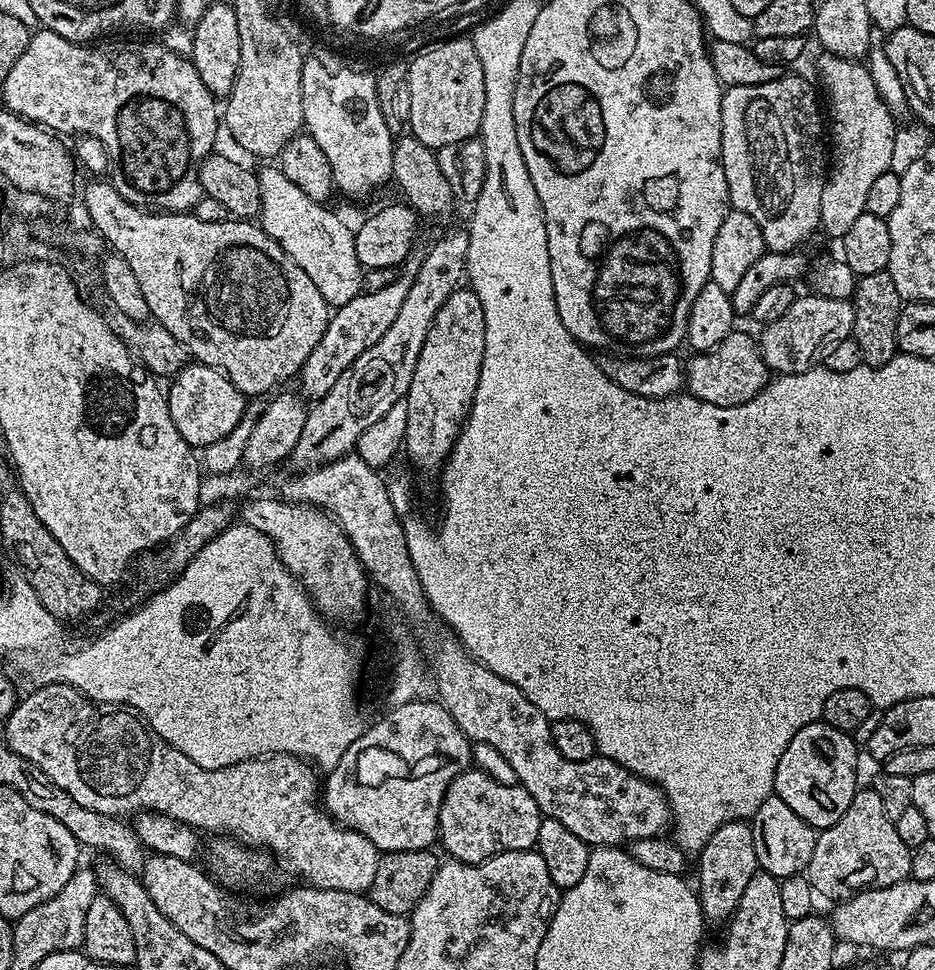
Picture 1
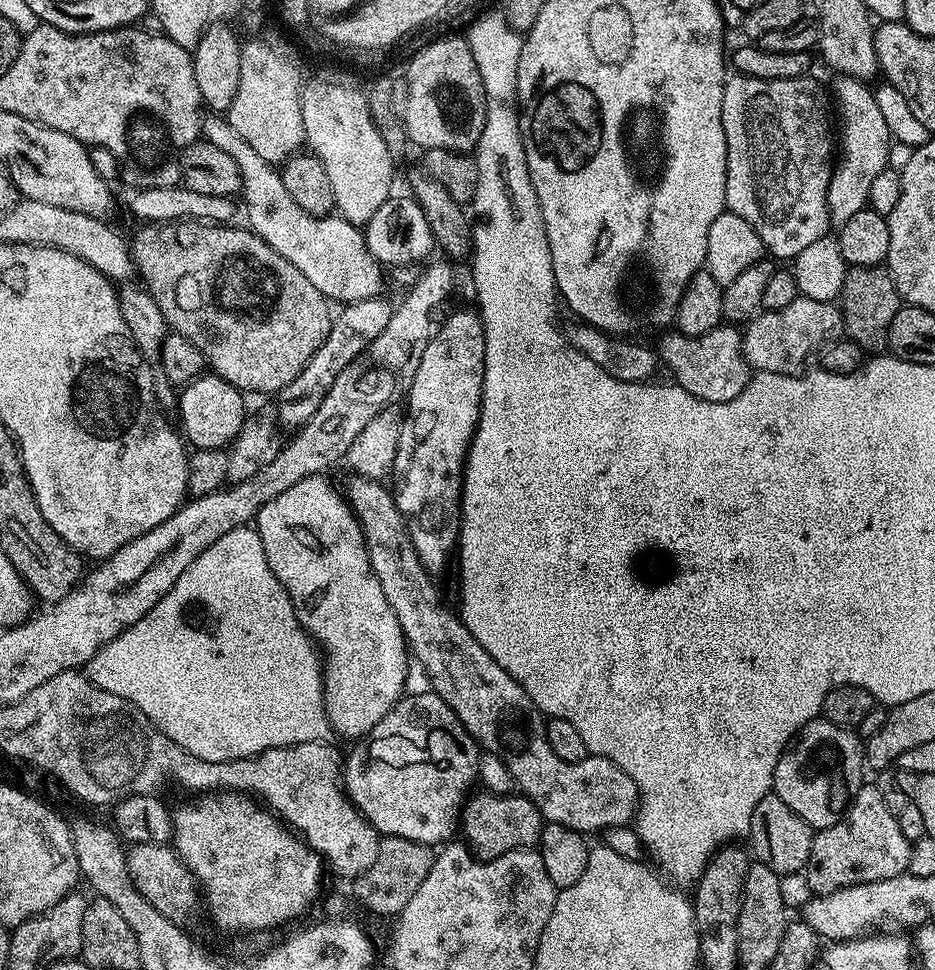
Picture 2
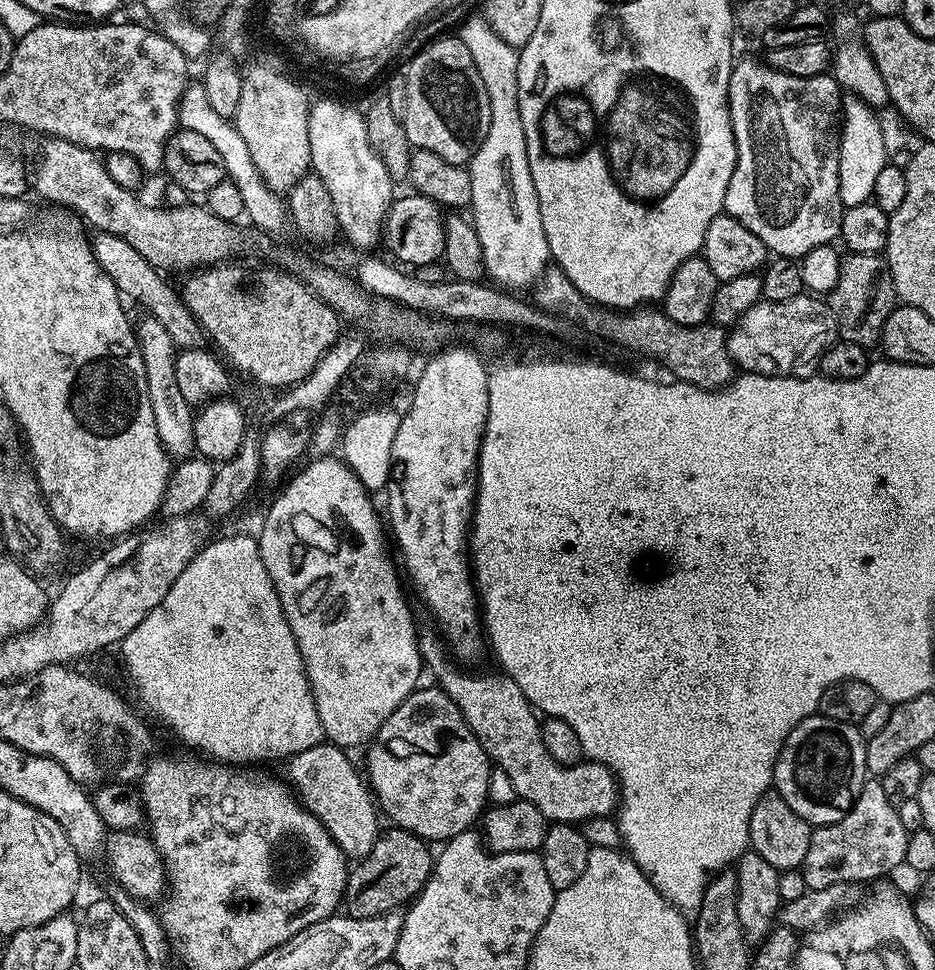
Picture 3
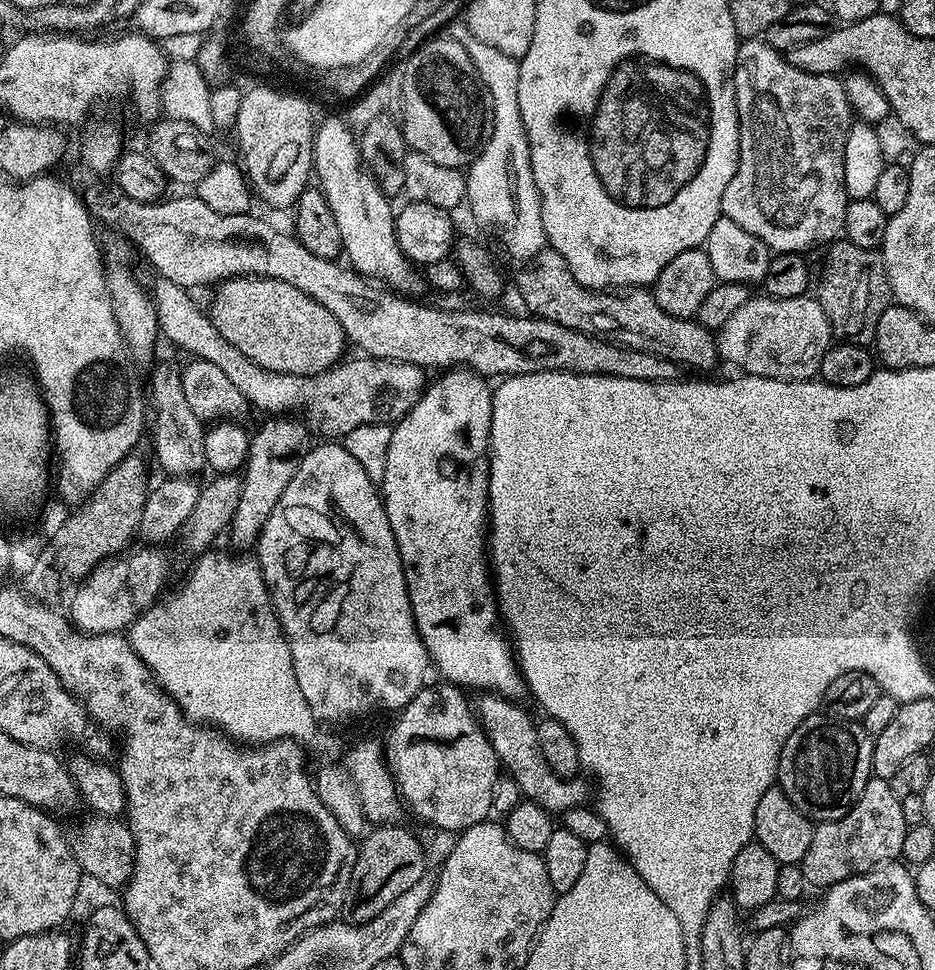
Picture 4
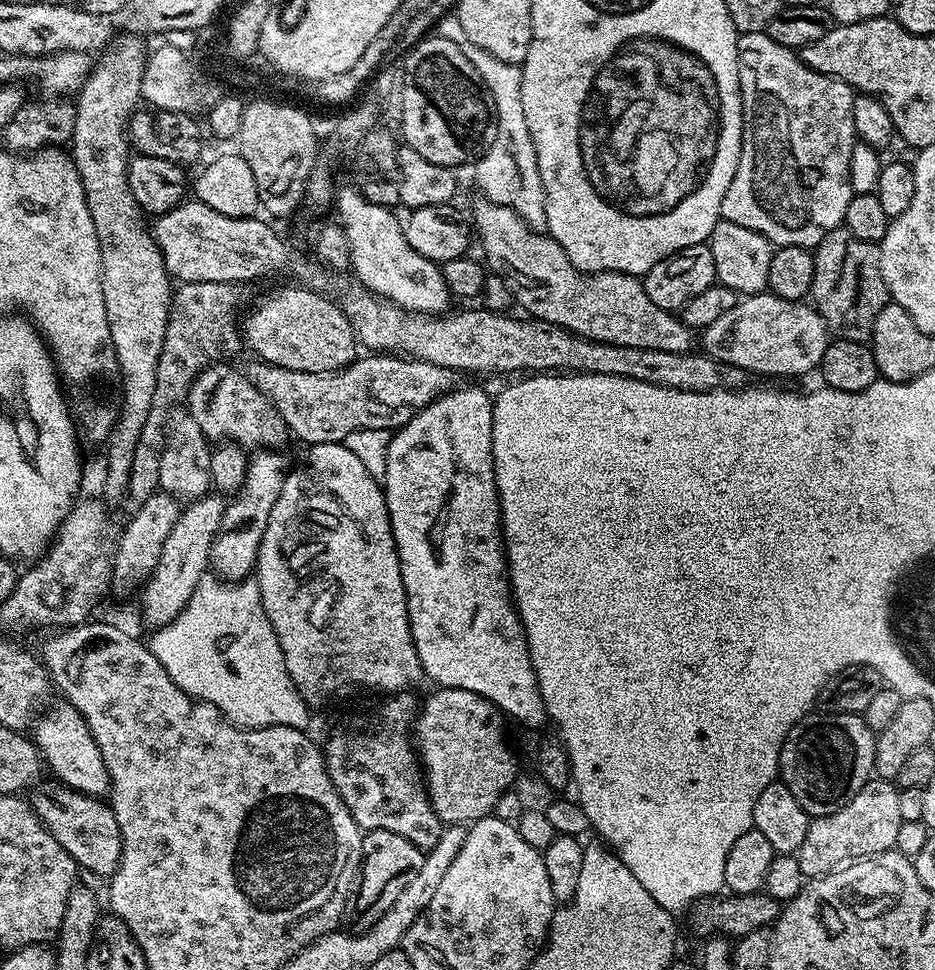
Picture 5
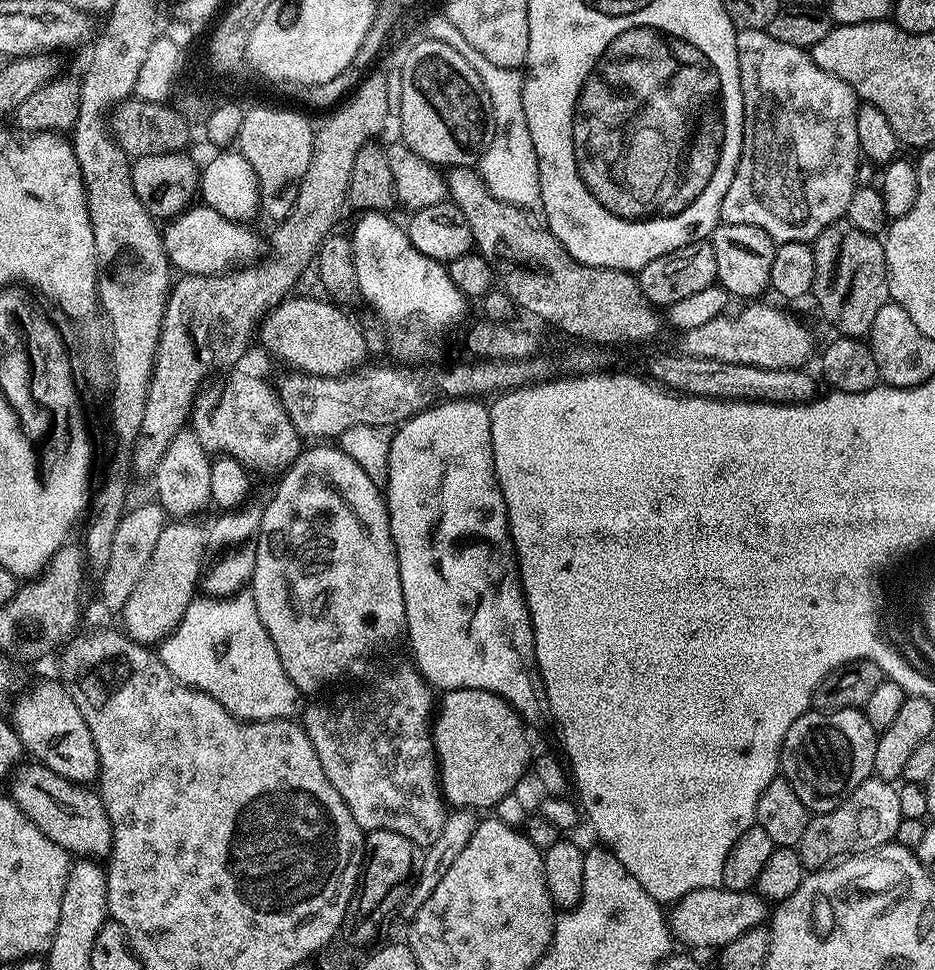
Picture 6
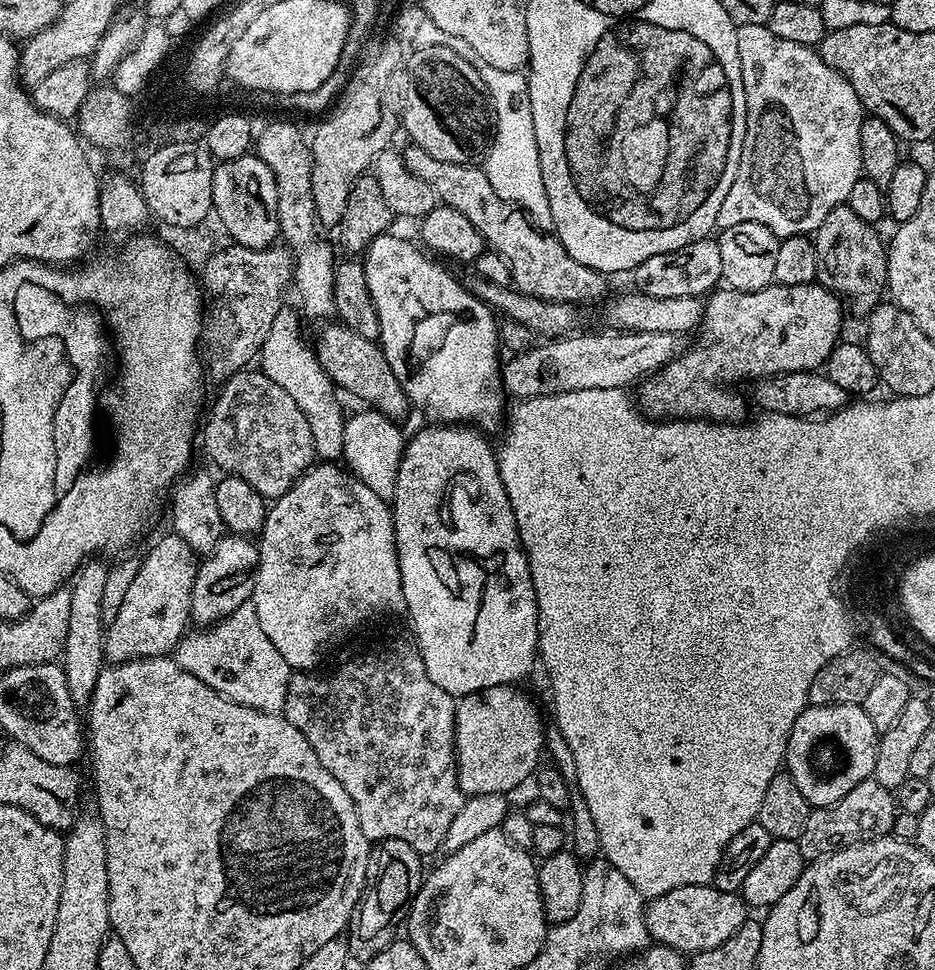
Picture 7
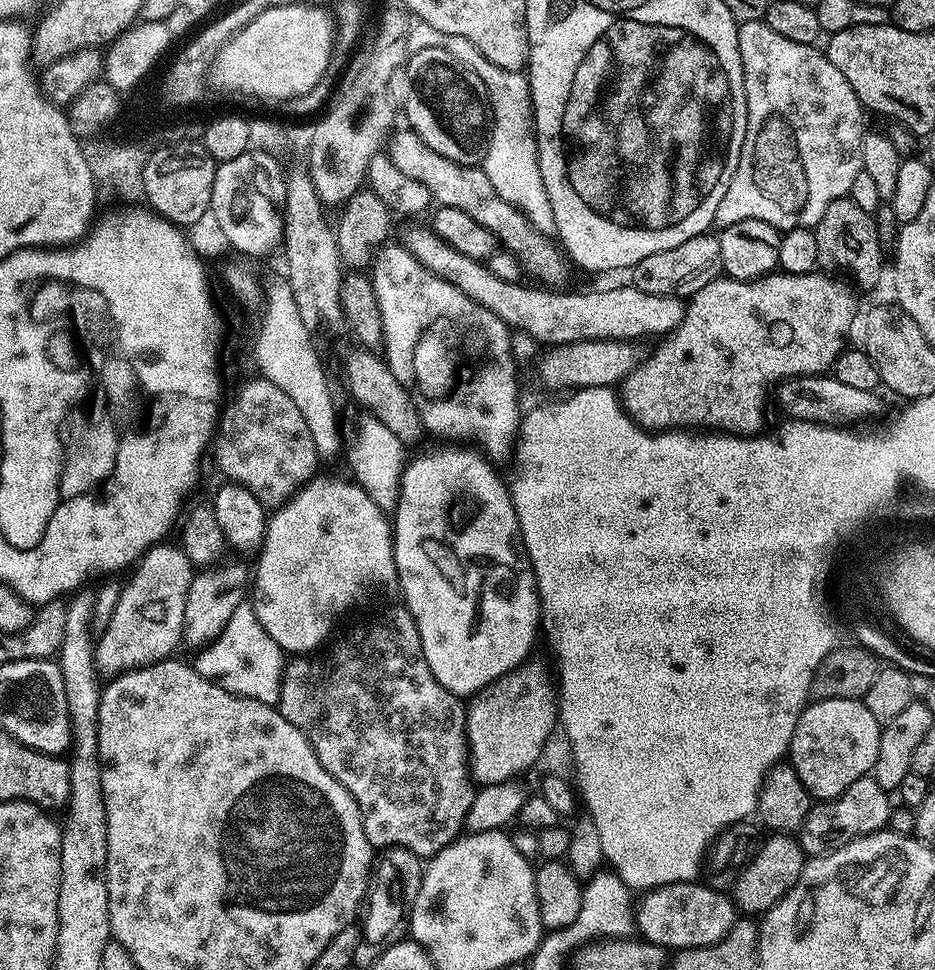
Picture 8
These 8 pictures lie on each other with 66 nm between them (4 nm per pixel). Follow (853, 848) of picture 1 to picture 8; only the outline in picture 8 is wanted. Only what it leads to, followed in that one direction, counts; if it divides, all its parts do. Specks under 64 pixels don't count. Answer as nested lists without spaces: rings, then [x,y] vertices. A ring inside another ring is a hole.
[[[869,774],[858,778],[858,782],[850,782],[850,786],[846,786],[846,790],[842,790],[842,794],[834,799],[813,803],[803,826],[798,829],[800,849],[805,857],[824,856],[860,836],[887,829],[894,807],[893,801],[888,801],[888,796],[889,793],[878,786],[875,775]]]

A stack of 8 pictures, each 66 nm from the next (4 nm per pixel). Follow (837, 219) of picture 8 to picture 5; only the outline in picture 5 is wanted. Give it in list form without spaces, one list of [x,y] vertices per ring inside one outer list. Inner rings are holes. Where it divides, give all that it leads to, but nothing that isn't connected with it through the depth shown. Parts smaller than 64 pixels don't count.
[[[843,226],[830,230],[814,249],[814,282],[810,300],[833,337],[867,341],[872,334],[874,318],[878,318],[890,302],[880,269],[879,247],[856,238]]]

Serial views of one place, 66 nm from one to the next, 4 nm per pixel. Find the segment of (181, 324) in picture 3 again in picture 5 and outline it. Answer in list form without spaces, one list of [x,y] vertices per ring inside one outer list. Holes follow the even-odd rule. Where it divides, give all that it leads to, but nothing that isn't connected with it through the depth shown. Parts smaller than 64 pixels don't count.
[[[368,354],[368,357],[357,358],[352,363],[346,365],[345,368],[338,369],[336,372],[324,373],[303,373],[302,370],[286,370],[279,368],[273,364],[265,364],[263,362],[255,362],[246,370],[246,376],[252,381],[253,386],[257,388],[273,406],[278,410],[278,414],[282,414],[282,418],[286,422],[289,433],[293,437],[296,436],[300,440],[305,440],[305,445],[311,446],[314,444],[339,444],[345,440],[350,434],[354,434],[354,430],[362,430],[363,428],[373,428],[374,430],[382,430],[383,428],[395,430],[401,428],[406,422],[410,422],[410,418],[414,418],[414,414],[418,414],[428,404],[434,403],[439,396],[445,396],[453,388],[461,383],[461,373],[454,371],[453,368],[446,366],[434,366],[430,362],[422,362],[421,360],[414,360],[411,358],[401,358],[396,354]]]

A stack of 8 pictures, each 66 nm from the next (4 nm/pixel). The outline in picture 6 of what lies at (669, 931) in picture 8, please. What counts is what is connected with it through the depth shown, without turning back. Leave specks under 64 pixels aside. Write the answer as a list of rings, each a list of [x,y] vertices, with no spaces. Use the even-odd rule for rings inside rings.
[[[723,886],[699,888],[675,901],[666,921],[673,937],[679,943],[681,940],[692,948],[719,950],[734,942],[734,938],[738,938],[746,930],[761,927],[766,920],[764,907],[764,897],[752,890],[733,890]]]

